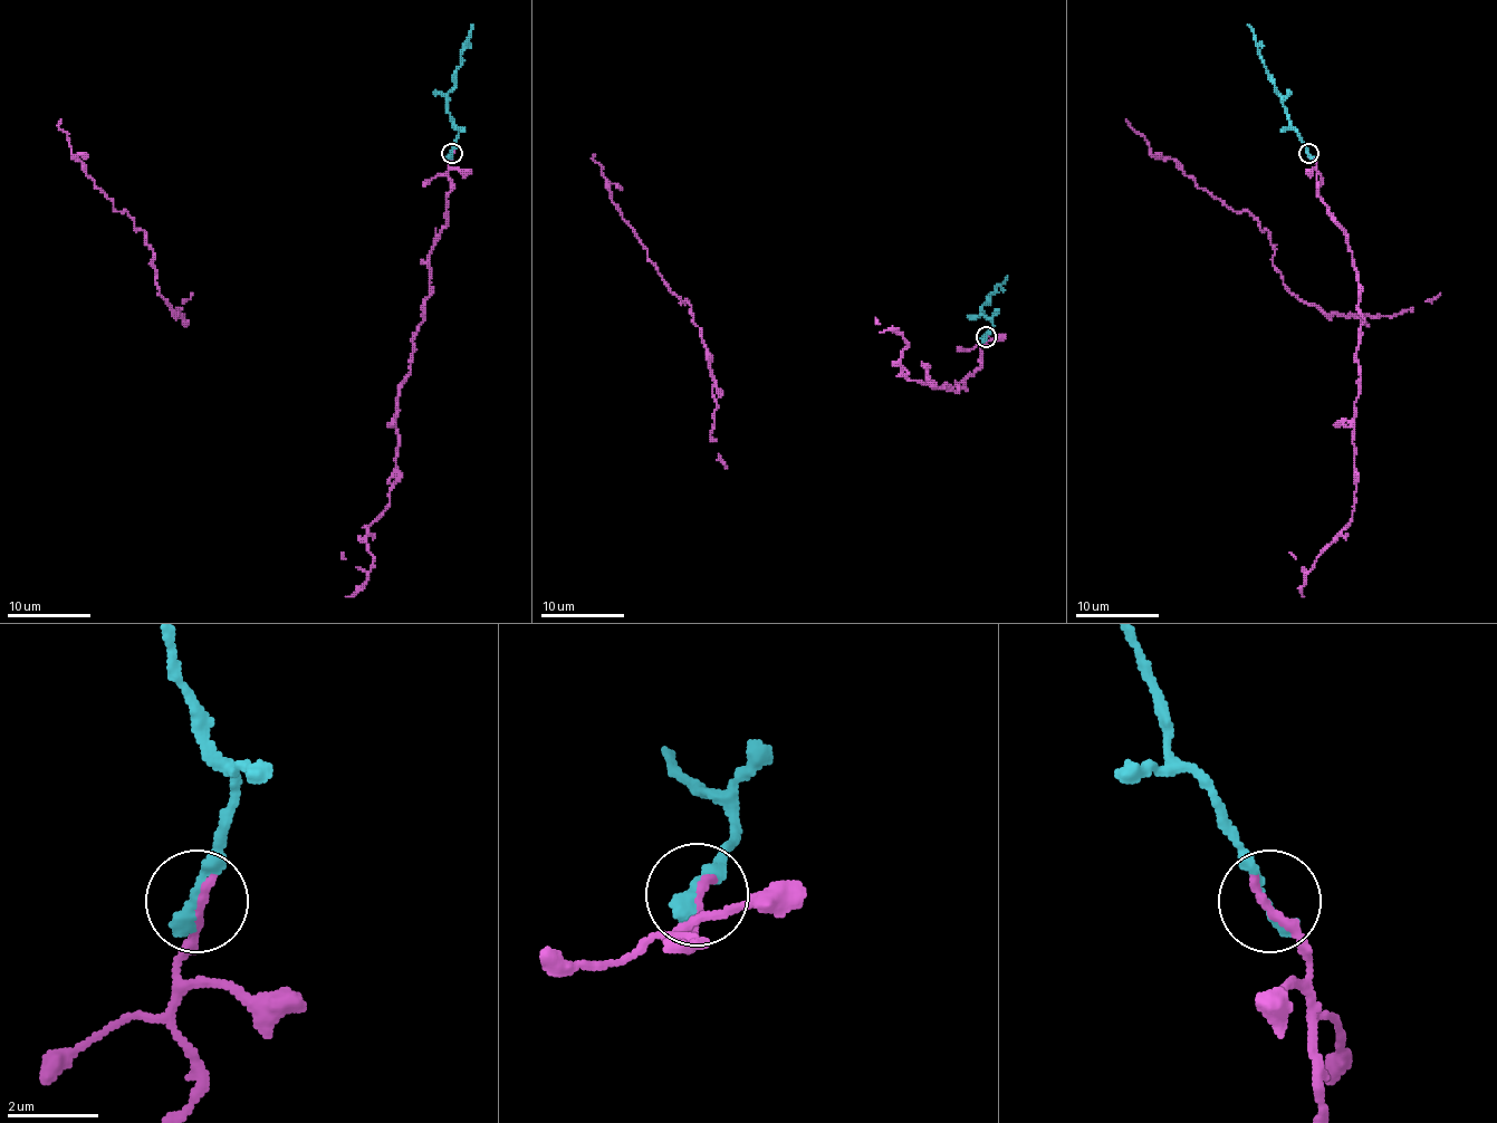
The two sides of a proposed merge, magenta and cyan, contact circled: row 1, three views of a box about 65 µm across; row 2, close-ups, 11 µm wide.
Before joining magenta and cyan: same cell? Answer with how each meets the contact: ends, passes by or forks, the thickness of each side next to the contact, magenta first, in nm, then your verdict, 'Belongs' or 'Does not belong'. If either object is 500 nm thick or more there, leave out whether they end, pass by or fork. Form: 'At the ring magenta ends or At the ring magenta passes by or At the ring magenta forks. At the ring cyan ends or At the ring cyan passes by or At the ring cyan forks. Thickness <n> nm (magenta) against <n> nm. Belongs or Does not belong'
At the ring magenta ends. At the ring cyan ends. Thickness 240 nm (magenta) against 360 nm. Belongs

